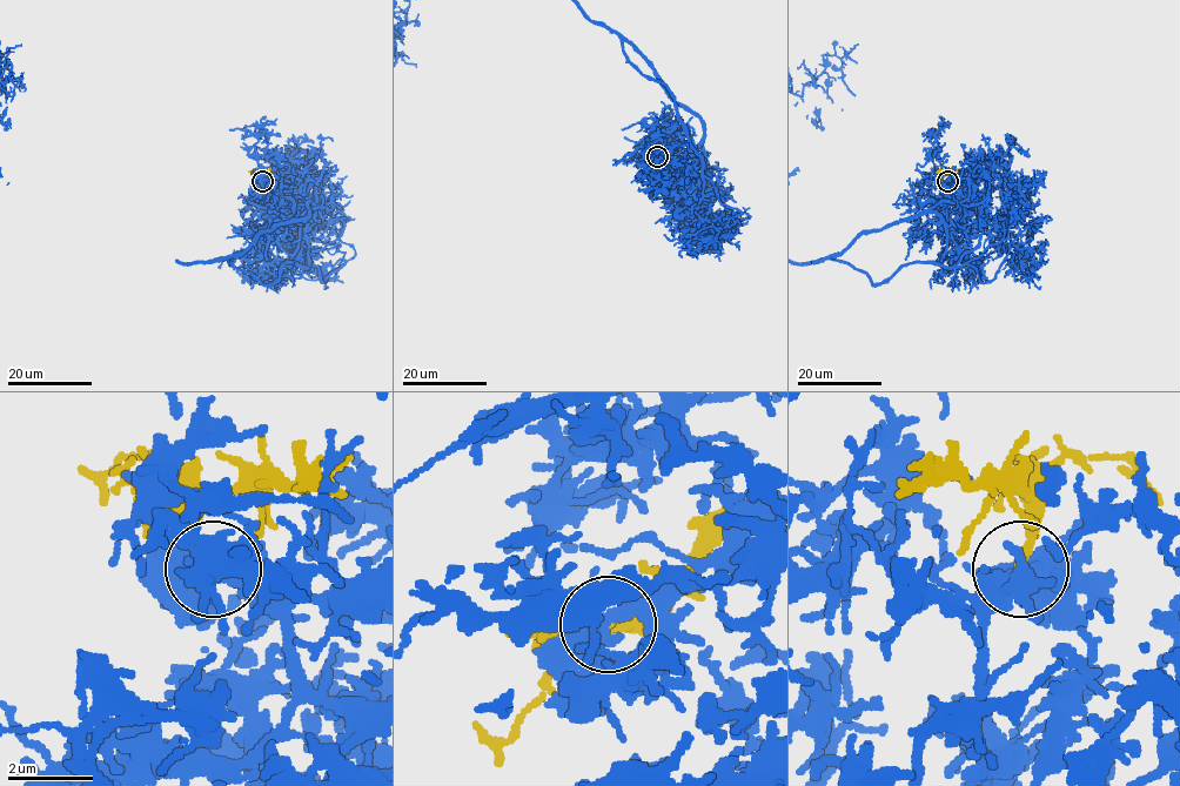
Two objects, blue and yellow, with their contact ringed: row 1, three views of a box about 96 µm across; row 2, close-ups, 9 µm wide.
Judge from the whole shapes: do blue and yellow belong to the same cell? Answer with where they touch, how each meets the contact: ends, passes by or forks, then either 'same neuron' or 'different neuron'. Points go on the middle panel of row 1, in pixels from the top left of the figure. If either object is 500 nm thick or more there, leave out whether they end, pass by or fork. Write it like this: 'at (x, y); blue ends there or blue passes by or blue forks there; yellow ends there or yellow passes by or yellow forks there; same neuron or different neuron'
at (657, 156); blue forks there; yellow ends there; same neuron

